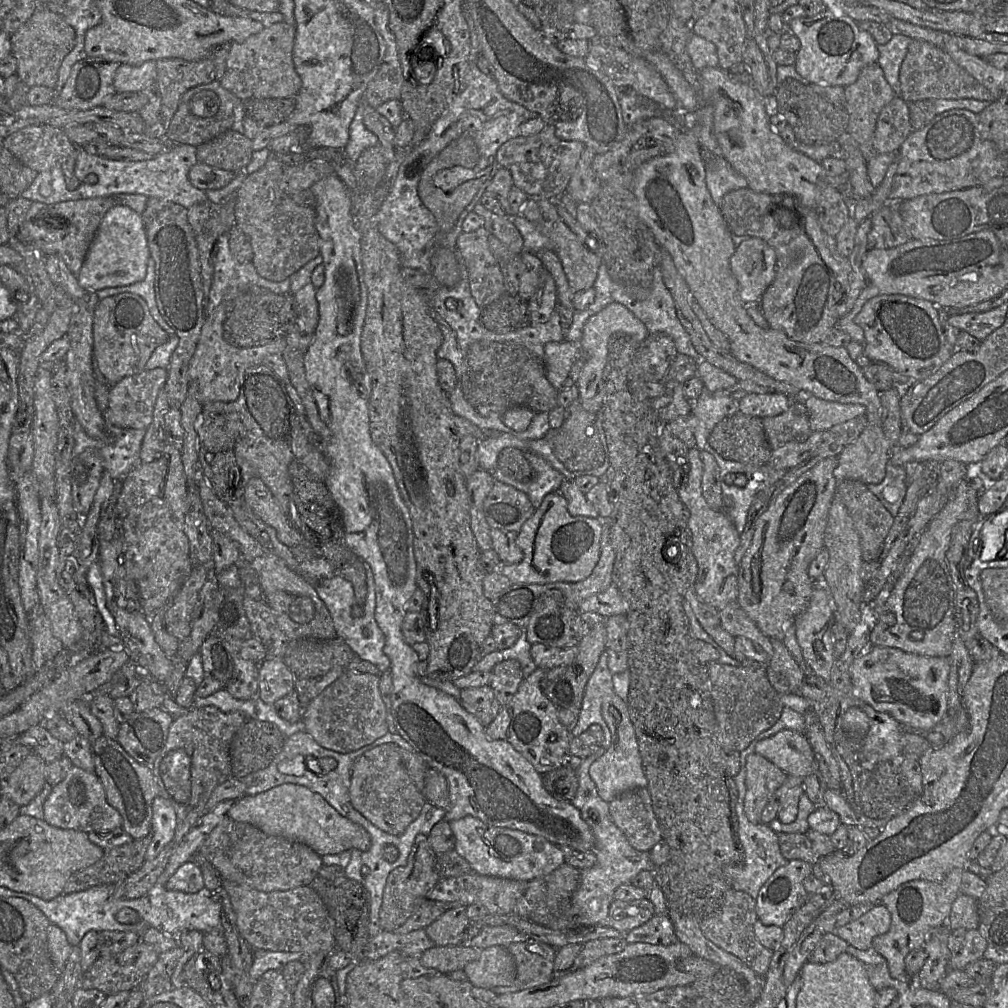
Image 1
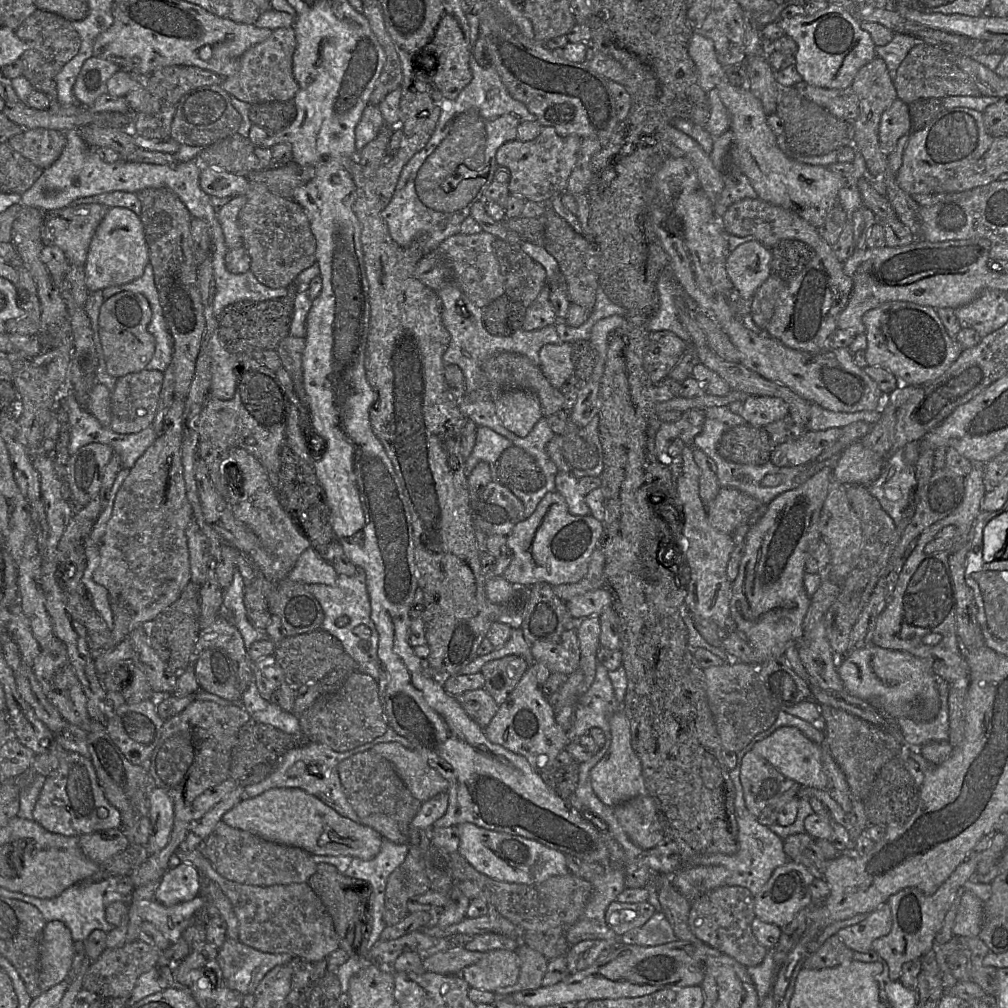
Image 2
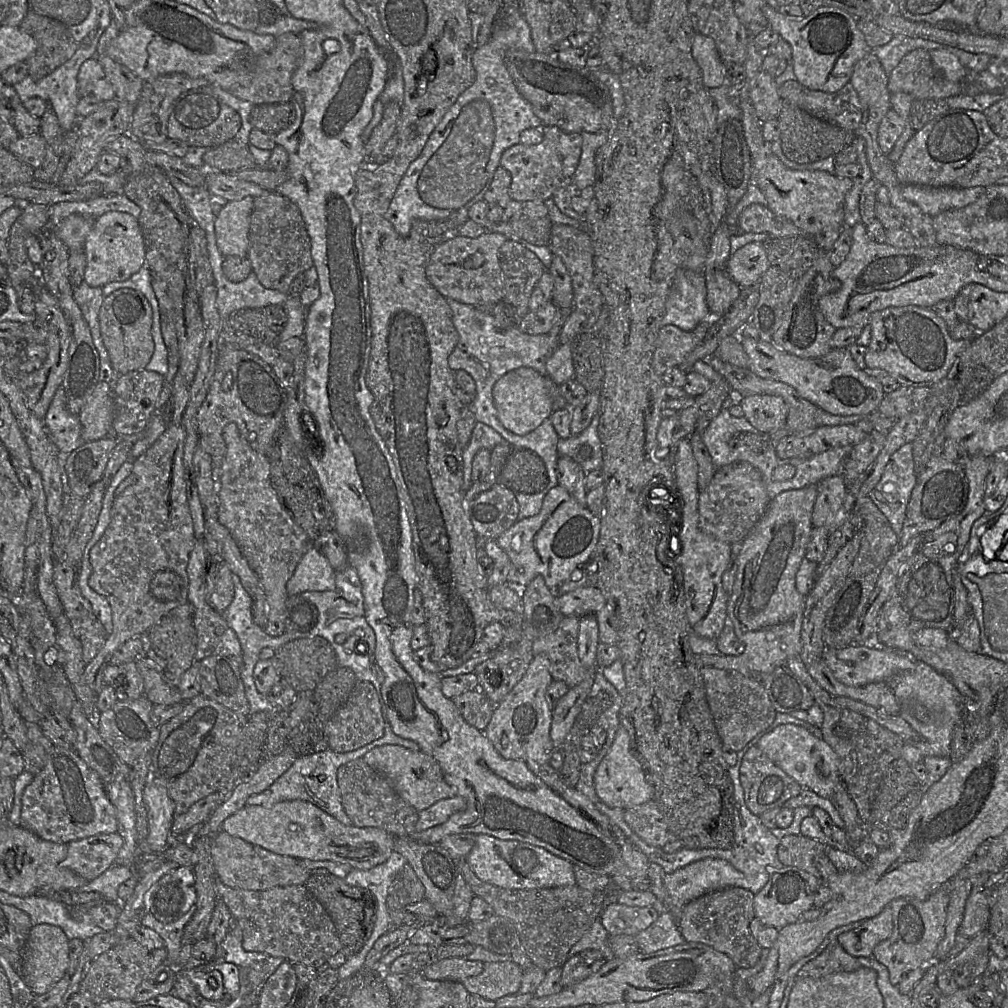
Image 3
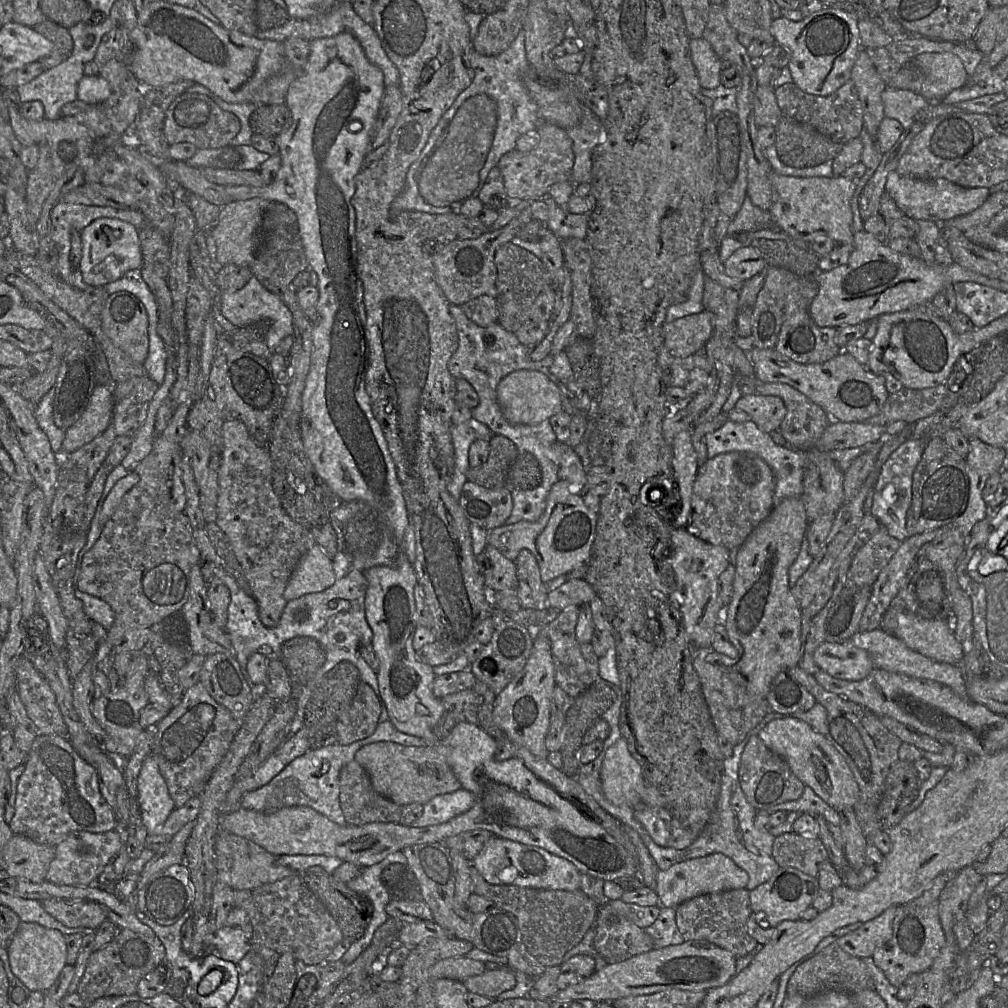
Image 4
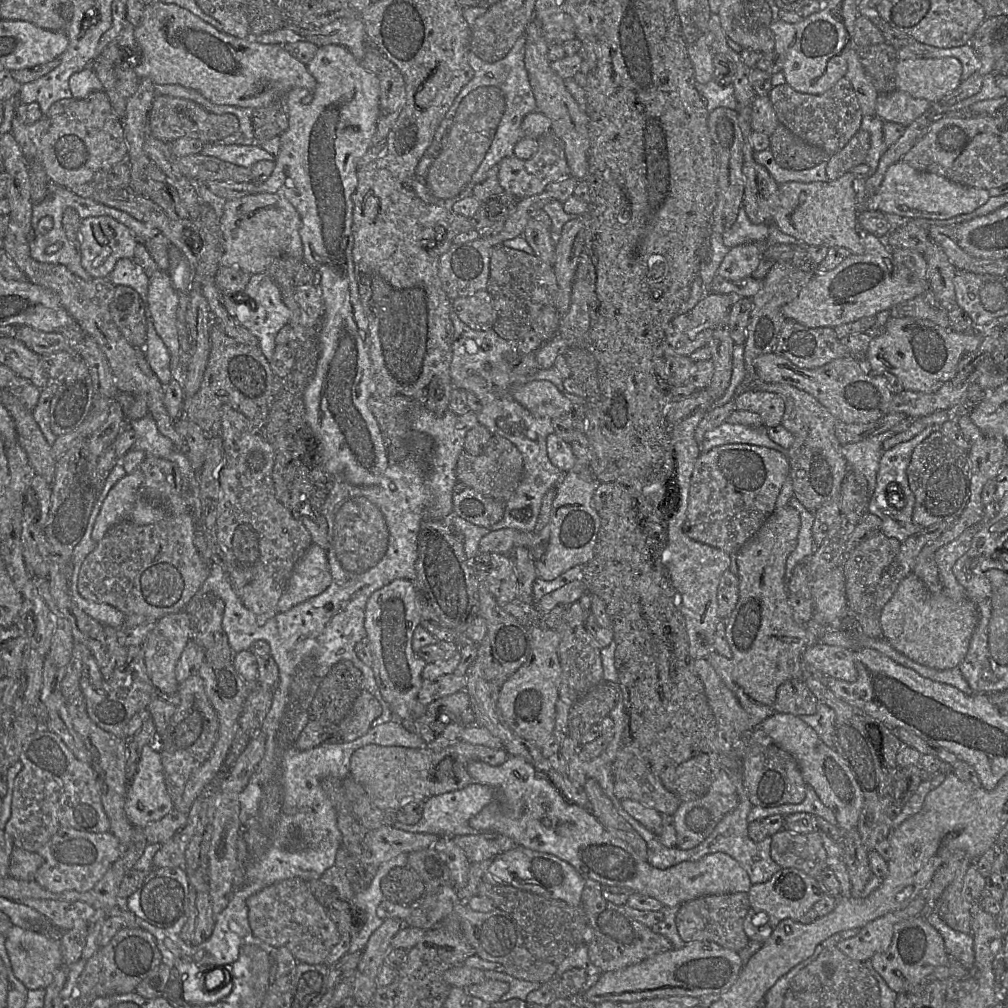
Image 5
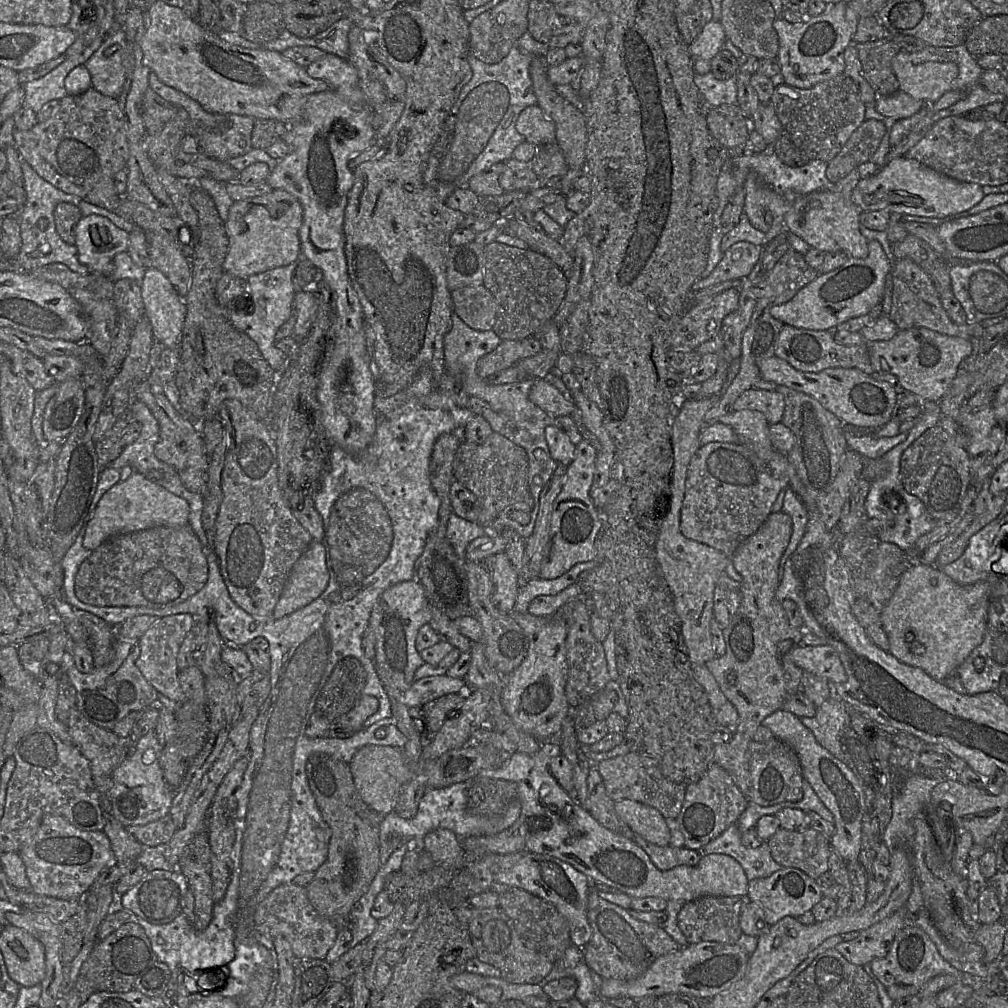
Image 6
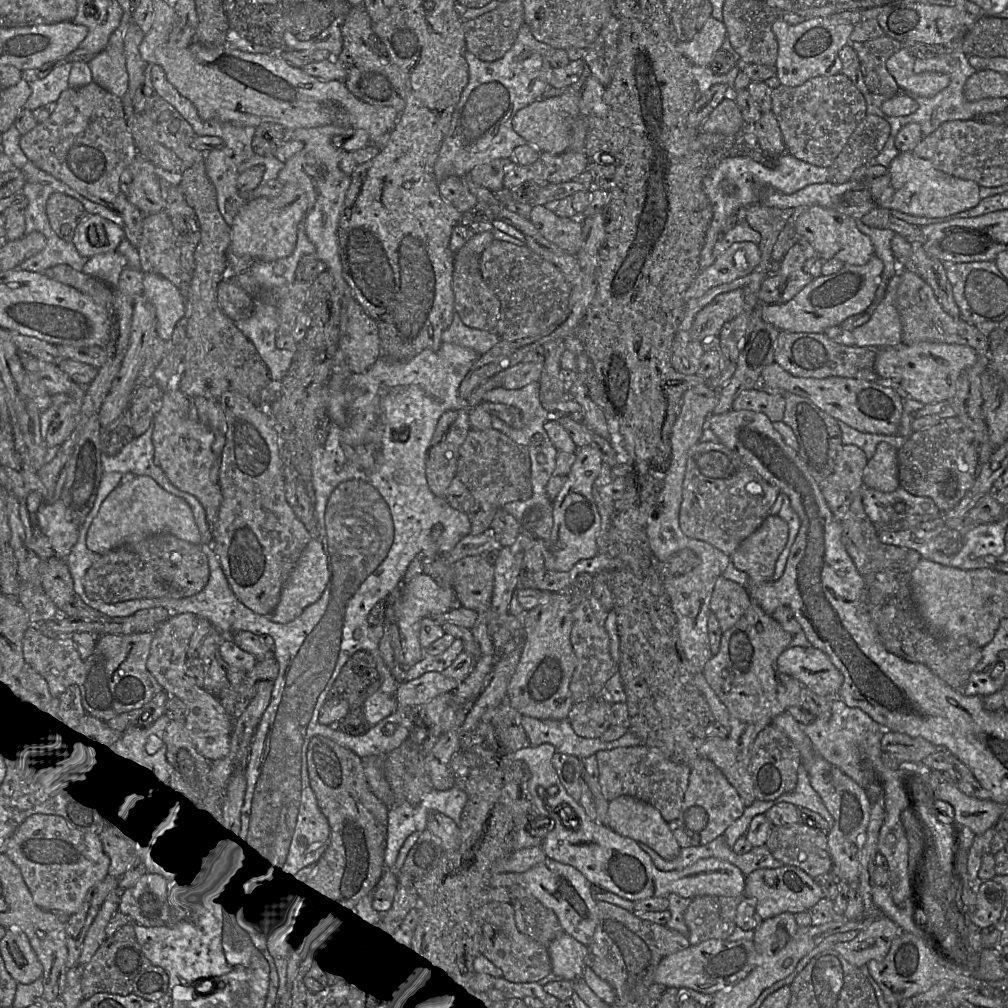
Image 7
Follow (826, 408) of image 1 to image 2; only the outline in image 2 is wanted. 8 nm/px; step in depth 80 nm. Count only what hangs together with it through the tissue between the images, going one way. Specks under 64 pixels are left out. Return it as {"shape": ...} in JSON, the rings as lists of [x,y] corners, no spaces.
{"shape":[[[810,403],[810,418],[807,429],[822,431],[831,428],[843,428],[853,422],[864,421],[869,425],[876,424],[881,418],[881,411],[835,412],[823,408],[819,404]]]}

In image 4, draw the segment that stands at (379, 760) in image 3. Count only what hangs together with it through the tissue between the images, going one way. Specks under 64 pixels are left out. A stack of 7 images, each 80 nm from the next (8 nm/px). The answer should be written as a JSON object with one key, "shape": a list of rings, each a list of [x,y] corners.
{"shape":[[[376,742],[361,747],[353,759],[367,772],[374,790],[399,806],[426,804],[438,795],[462,788],[446,758],[435,746],[403,746],[394,742]]]}

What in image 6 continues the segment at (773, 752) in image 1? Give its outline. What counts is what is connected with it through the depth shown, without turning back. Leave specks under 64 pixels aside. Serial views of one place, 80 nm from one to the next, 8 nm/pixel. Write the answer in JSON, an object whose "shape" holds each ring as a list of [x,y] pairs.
{"shape":[[[778,710],[762,721],[780,740],[789,745],[797,754],[806,779],[818,798],[834,817],[834,834],[830,837],[831,848],[848,863],[857,860],[861,848],[862,821],[866,810],[866,798],[853,771],[834,757],[816,740],[813,733],[805,727],[800,718],[786,710]]]}

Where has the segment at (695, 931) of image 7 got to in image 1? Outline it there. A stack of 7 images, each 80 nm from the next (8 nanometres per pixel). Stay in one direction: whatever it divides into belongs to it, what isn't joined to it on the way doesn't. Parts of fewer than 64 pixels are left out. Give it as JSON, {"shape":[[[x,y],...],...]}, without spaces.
{"shape":[[[730,889],[724,897],[721,908],[701,920],[699,926],[706,938],[738,957],[756,974],[764,977],[768,971],[773,951],[763,946],[755,936],[754,924],[758,919],[755,905],[756,900],[748,893]]]}

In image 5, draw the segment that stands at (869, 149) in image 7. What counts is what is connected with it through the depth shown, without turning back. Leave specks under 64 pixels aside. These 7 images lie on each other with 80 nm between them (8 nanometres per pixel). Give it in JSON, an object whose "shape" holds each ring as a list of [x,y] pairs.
{"shape":[[[859,129],[839,152],[831,155],[826,167],[829,180],[836,180],[853,167],[865,163],[869,149],[870,134]]]}

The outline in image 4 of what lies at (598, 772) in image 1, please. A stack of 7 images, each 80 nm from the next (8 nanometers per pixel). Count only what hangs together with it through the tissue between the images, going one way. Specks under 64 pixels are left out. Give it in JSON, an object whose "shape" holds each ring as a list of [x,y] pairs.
{"shape":[[[622,736],[609,748],[602,762],[600,780],[605,798],[616,806],[634,807],[644,805],[640,801],[641,788],[645,782],[642,767],[628,750]]]}

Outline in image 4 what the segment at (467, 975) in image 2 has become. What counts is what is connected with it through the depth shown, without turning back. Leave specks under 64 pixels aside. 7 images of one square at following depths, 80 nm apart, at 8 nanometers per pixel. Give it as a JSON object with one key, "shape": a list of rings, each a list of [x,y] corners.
{"shape":[[[510,968],[487,970],[465,979],[462,983],[470,993],[496,999],[501,993],[514,988],[516,975]]]}

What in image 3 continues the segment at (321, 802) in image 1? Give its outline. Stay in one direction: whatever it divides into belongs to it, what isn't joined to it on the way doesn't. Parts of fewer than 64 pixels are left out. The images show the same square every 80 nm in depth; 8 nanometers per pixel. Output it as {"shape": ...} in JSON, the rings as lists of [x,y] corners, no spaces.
{"shape":[[[303,800],[283,801],[271,807],[245,805],[227,817],[221,829],[275,854],[297,859],[330,860],[359,870],[368,870],[385,862],[394,851],[394,838],[385,830],[344,825]]]}

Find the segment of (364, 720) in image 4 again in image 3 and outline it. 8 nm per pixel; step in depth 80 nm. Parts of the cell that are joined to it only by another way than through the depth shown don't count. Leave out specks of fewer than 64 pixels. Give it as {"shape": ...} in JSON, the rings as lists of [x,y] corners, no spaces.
{"shape":[[[357,681],[345,704],[324,727],[329,749],[345,753],[361,748],[384,735],[385,721],[375,687],[369,681]]]}

